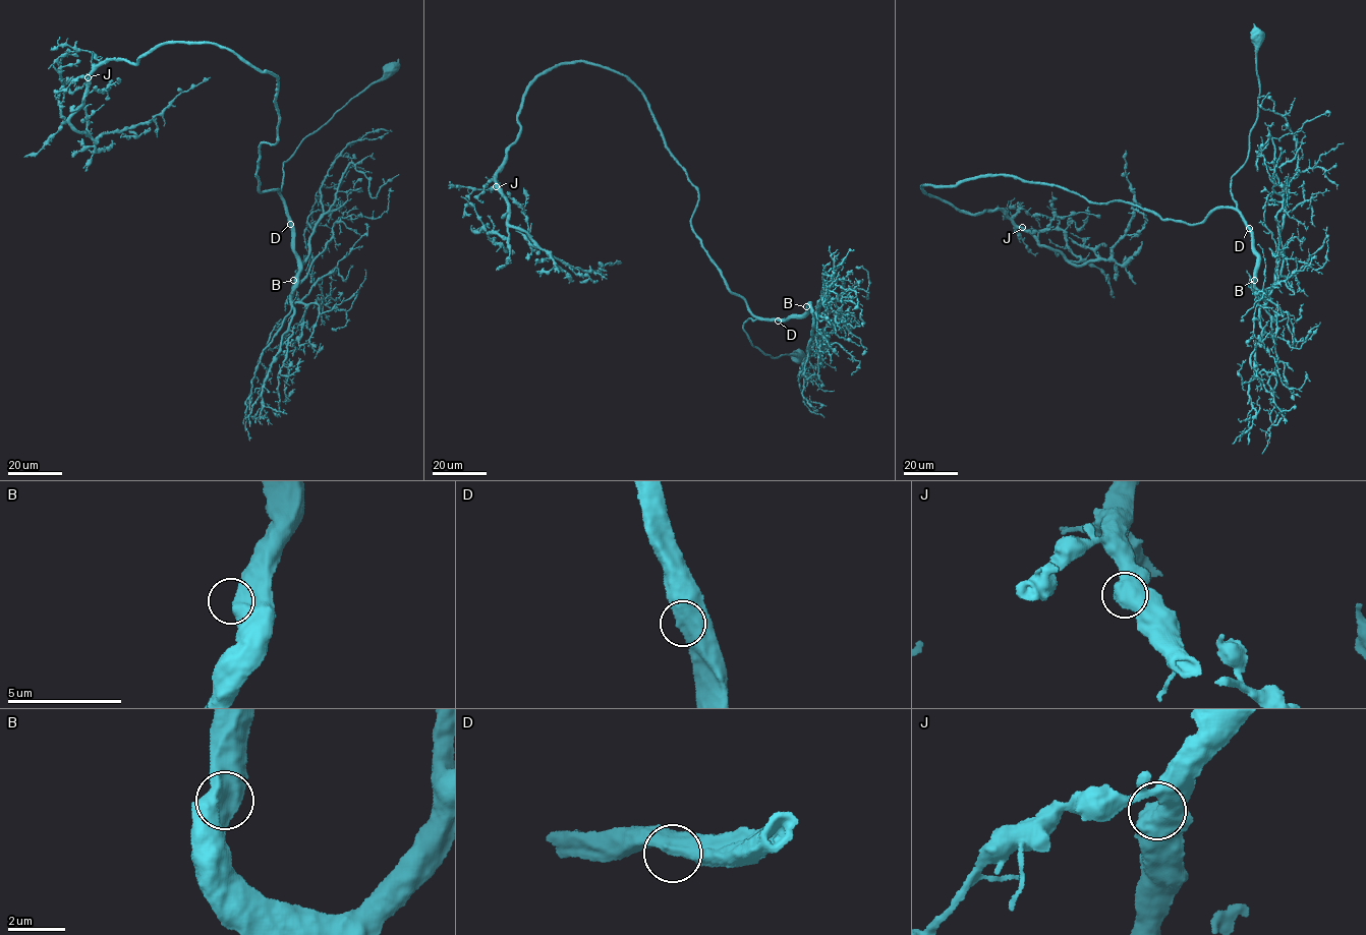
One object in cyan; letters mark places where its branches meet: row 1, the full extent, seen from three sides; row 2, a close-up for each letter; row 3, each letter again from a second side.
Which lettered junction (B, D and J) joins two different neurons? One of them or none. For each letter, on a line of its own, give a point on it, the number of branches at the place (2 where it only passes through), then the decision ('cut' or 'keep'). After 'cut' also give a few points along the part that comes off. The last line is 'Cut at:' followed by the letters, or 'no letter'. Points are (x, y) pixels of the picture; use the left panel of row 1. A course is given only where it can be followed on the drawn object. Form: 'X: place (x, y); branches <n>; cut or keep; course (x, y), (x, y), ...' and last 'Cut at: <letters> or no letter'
B: place (293, 280); branches 1; keep
D: place (290, 224); branches 1; keep
J: place (88, 77); branches 1; keep
Cut at: no letter

